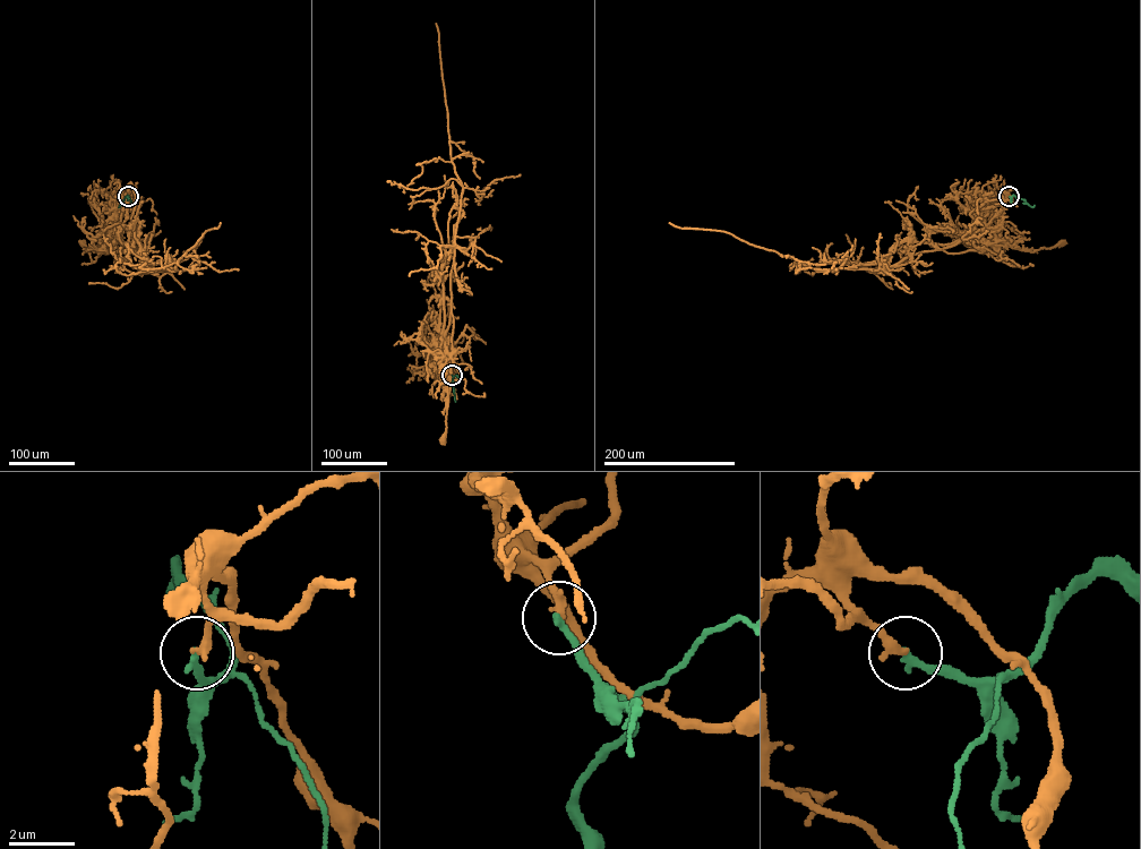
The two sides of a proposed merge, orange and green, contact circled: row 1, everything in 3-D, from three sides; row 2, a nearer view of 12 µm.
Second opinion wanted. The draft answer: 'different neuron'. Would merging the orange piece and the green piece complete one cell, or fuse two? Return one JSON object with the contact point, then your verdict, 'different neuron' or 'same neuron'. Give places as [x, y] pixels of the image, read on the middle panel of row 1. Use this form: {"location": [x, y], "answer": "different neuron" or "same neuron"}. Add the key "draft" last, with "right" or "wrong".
{"location": [452, 375], "answer": "different neuron", "draft": "right"}

